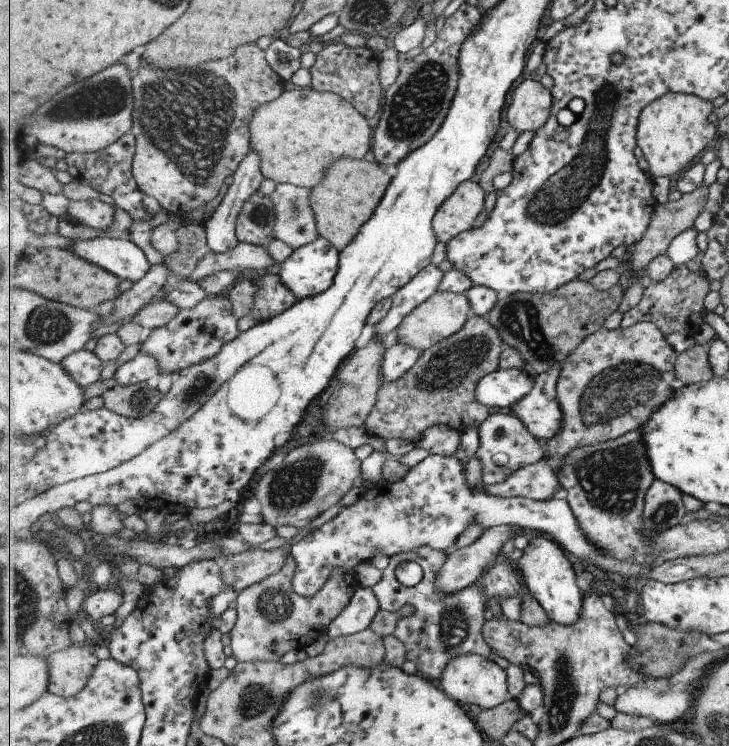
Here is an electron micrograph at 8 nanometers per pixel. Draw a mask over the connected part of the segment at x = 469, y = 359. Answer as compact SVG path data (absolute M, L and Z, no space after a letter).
M472 314L457 334L426 350L407 375L382 384L377 404L367 417L365 430L369 436L384 440L402 438L414 444L435 423L445 423L462 431L475 425L479 430L490 414L489 407L479 402L476 390L479 381L499 370L504 345L500 330L489 318Z

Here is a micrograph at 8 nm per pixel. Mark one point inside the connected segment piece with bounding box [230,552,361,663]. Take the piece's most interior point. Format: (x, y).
(273, 618)

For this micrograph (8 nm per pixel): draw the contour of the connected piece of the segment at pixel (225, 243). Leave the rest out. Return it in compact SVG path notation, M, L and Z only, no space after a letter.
M251 150L249 156L241 163L239 170L233 175L233 184L228 187L227 192L224 194L215 212L210 219L205 222L206 233L208 234L207 246L210 250L213 250L213 252L226 253L240 243L236 235L239 215L245 203L260 190L262 182L265 180L260 164L259 155Z

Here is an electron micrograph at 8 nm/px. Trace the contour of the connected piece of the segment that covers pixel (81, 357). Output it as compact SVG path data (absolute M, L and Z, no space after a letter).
M78 350L60 363L83 389L99 382L105 370L105 363L91 350Z

